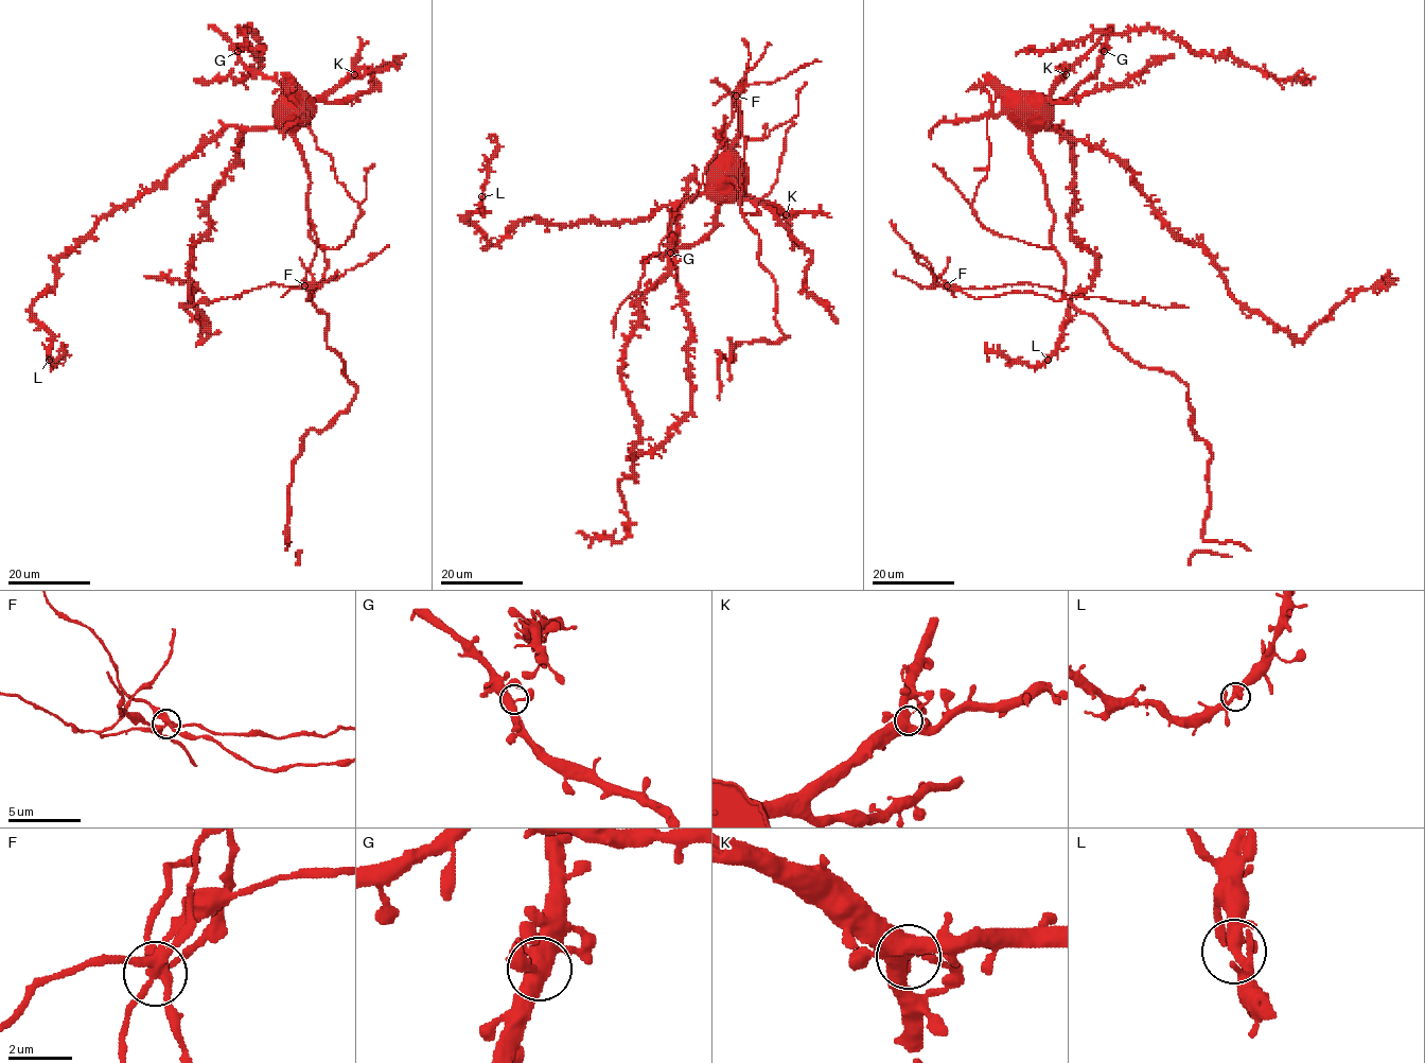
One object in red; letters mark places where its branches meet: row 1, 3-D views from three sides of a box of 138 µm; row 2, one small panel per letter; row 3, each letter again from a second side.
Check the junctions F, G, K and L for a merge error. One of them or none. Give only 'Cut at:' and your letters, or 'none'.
Cut at: F

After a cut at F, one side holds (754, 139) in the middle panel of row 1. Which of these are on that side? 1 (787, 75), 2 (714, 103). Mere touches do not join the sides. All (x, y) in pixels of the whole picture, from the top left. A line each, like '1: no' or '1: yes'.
1: no
2: no

